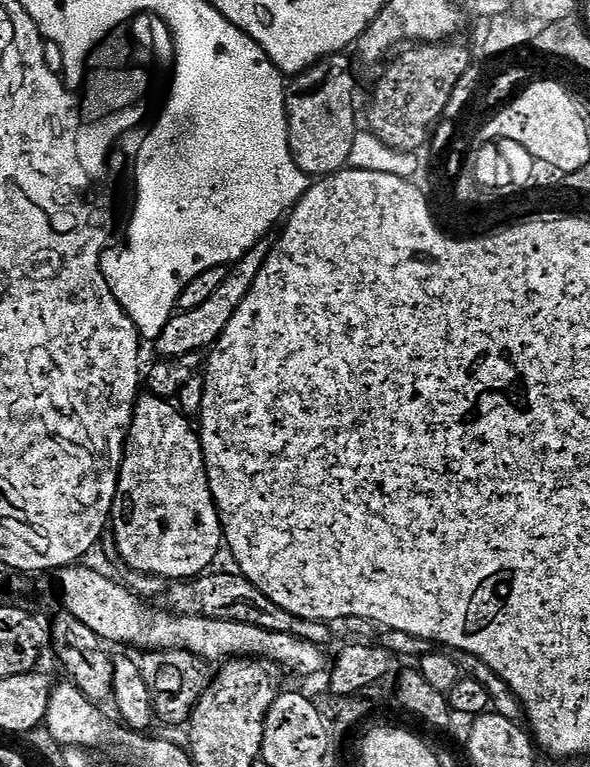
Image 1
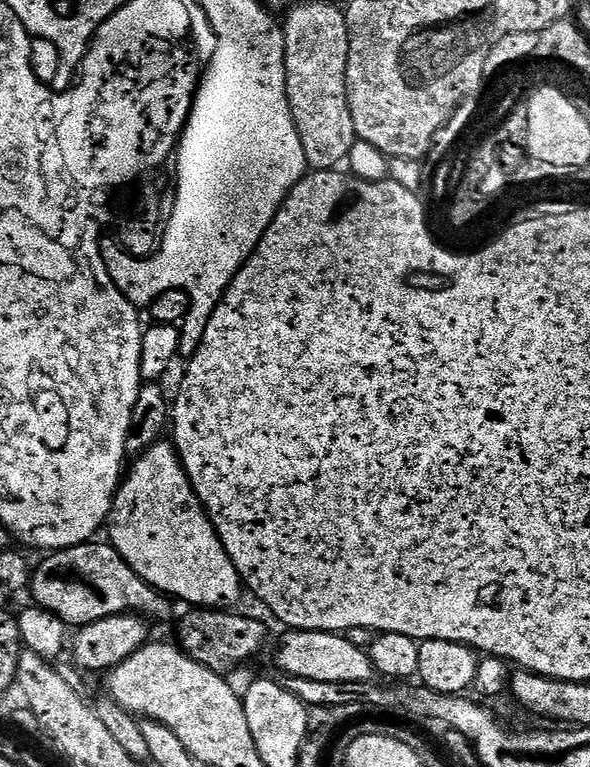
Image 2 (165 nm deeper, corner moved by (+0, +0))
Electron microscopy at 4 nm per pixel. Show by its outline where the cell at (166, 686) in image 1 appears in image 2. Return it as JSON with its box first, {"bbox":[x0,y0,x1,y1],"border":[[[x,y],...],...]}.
{"bbox":[179,610,268,674],"border":[[[192,610],[180,624],[179,647],[187,656],[202,666],[221,674],[229,674],[239,664],[247,662],[264,648],[268,640],[268,628],[260,620],[239,616],[236,610]]]}

